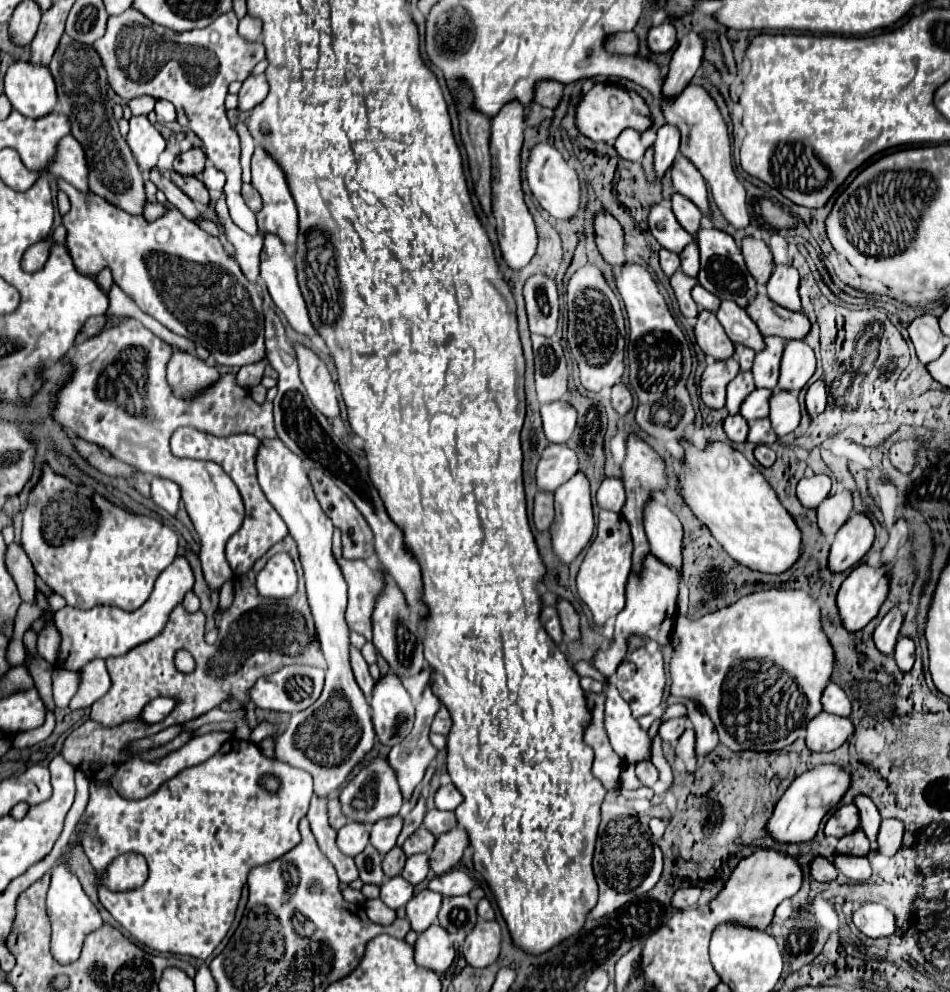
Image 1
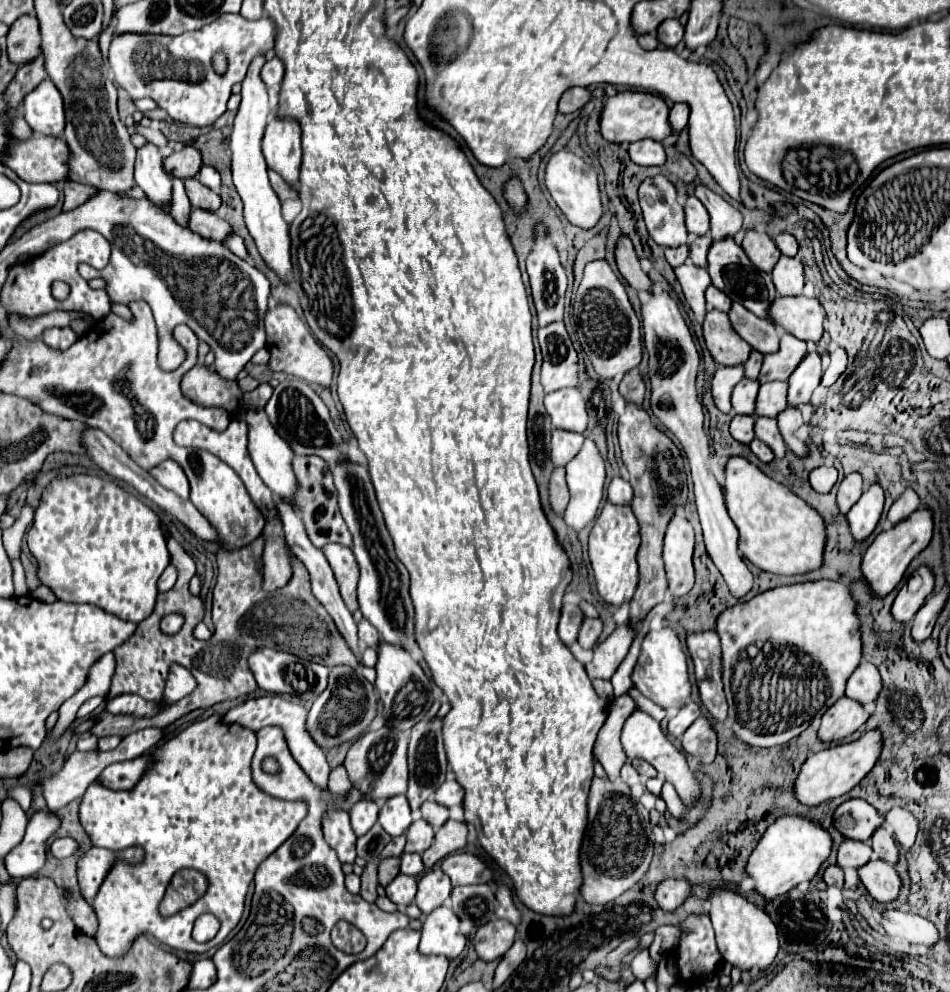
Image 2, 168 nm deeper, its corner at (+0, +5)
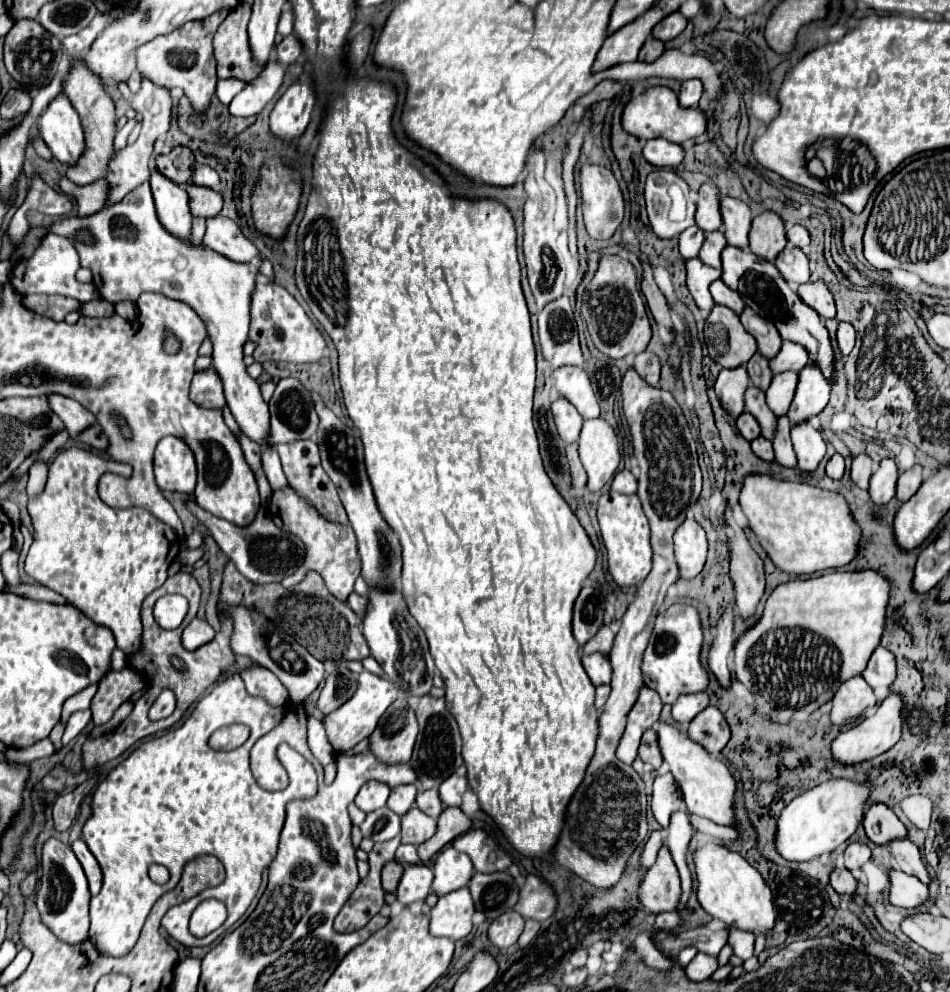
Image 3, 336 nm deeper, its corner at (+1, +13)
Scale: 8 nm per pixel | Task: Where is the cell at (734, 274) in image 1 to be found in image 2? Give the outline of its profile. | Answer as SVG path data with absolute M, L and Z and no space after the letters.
M724 237L720 241L714 241L710 251L708 251L708 273L712 279L712 285L720 291L724 291L732 301L742 303L748 311L752 311L758 317L766 317L766 311L770 307L770 303L776 297L772 279L768 273L756 269L750 259L746 257L744 249L740 245L736 245L736 241L732 237Z

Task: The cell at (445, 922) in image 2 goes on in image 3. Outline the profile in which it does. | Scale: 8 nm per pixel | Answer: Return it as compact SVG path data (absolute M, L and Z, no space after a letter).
M467 887L457 889L449 895L439 897L437 905L431 909L429 931L435 937L449 937L459 941L471 933L471 917L475 913L473 897Z

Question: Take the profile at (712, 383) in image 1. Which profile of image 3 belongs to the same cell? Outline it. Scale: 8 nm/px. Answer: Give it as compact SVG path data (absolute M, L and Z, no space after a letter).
M745 367L737 369L723 369L715 381L715 393L723 405L723 409L729 411L731 417L739 417L745 411L745 391L749 387L749 375Z

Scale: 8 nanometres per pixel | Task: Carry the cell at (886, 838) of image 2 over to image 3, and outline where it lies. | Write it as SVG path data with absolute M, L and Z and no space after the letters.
M905 839L905 841L893 841L889 845L891 845L891 851L893 851L893 859L895 859L895 863L901 871L905 871L909 875L915 875L925 885L933 883L933 877L931 877L929 869L925 867L923 855L921 855L921 851L915 843Z

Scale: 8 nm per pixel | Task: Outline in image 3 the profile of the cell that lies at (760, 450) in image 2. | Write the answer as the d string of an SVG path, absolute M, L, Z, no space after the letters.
M759 437L757 441L751 441L751 449L763 461L773 461L775 459L773 457L773 447L771 447L771 443L765 437Z

